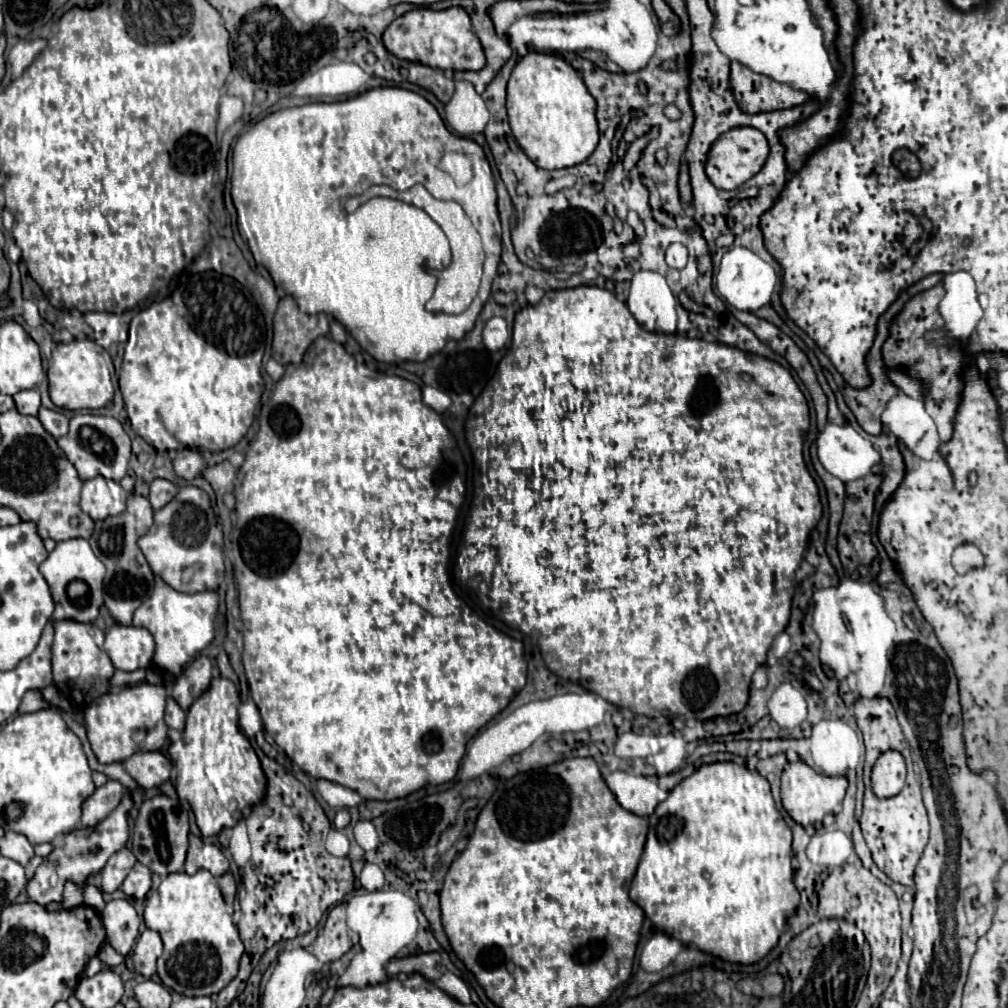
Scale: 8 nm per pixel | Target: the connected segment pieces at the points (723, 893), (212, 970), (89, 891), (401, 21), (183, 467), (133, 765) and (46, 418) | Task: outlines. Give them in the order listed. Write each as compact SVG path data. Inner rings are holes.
M710 763L710 765L702 765L698 771L694 771L690 777L686 777L682 783L678 783L666 801L662 801L656 811L650 817L650 831L648 831L648 839L646 839L646 847L642 853L642 859L638 863L636 875L632 879L632 887L630 887L630 897L634 903L638 903L646 917L662 931L666 931L668 935L676 937L680 943L684 945L696 945L700 951L706 953L714 953L720 959L732 961L732 963L756 963L762 957L766 957L766 953L776 945L786 919L796 911L796 905L800 901L800 893L792 883L792 831L788 829L788 825L784 823L782 815L778 813L772 793L770 793L770 785L768 781L758 775L752 773L748 767L744 765L736 765L736 763Z
M204 869L194 875L170 873L162 879L156 893L160 903L152 905L152 897L148 897L144 923L148 929L160 933L164 943L164 953L158 959L162 985L188 997L220 993L236 977L244 945L226 911L216 877Z
M92 885L84 887L84 905L92 905L92 909L102 911L102 909L104 909L102 893L100 893L96 887L92 887Z
M416 7L400 15L398 19L394 19L386 27L382 41L390 55L396 55L398 59L406 59L406 61L416 61L416 63L442 69L442 71L446 69L478 71L486 65L482 45L472 31L468 13L462 7L450 7L442 11L434 11L428 7Z
M192 449L178 451L174 459L174 471L178 477L194 479L202 473L202 469L204 469L204 463L202 463L202 455L199 451L192 451Z
M140 751L124 761L124 769L132 779L138 781L140 787L152 789L168 781L172 763L160 751Z
M40 407L38 419L40 419L42 427L56 439L62 437L68 431L68 417L64 413L60 413L60 411L50 411L46 407Z

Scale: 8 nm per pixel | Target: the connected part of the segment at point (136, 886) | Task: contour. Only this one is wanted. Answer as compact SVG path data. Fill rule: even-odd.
M136 863L132 867L132 871L128 873L128 877L124 879L122 883L122 891L128 895L128 897L134 897L134 899L144 899L146 893L150 891L152 887L152 873L148 867Z

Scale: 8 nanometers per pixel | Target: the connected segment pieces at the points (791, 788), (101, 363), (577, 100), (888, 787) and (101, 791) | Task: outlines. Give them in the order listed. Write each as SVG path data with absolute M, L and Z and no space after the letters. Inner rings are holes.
M804 761L788 763L782 773L782 805L796 823L800 823L802 827L808 827L808 825L820 823L824 815L840 811L846 787L848 787L846 777L828 777L828 775L816 773Z
M74 339L72 343L58 343L52 351L48 381L50 399L56 407L78 411L78 409L100 409L113 400L115 387L112 377L115 369L108 351L104 351L92 339Z
M530 51L512 69L508 81L508 95L506 95L506 109L510 117L512 135L516 137L522 151L542 169L564 169L578 165L590 157L590 153L598 145L598 125L596 125L594 107L596 101L588 93L580 73L574 67L570 67L560 55Z
M898 751L882 753L872 769L872 791L876 797L894 797L904 787L906 763Z
M108 779L106 785L98 787L94 795L90 795L82 805L82 825L96 825L104 817L108 817L108 813L112 813L120 803L122 793L124 787L114 779Z

